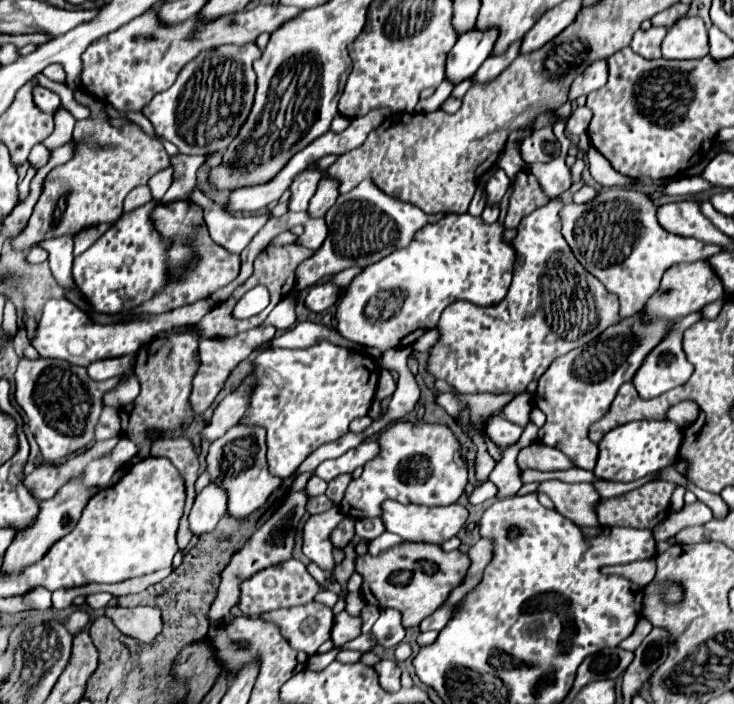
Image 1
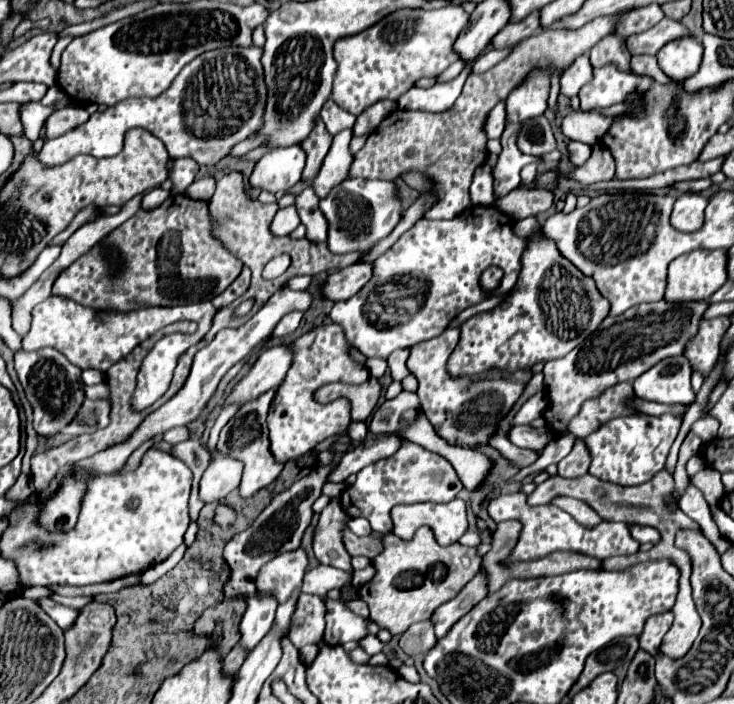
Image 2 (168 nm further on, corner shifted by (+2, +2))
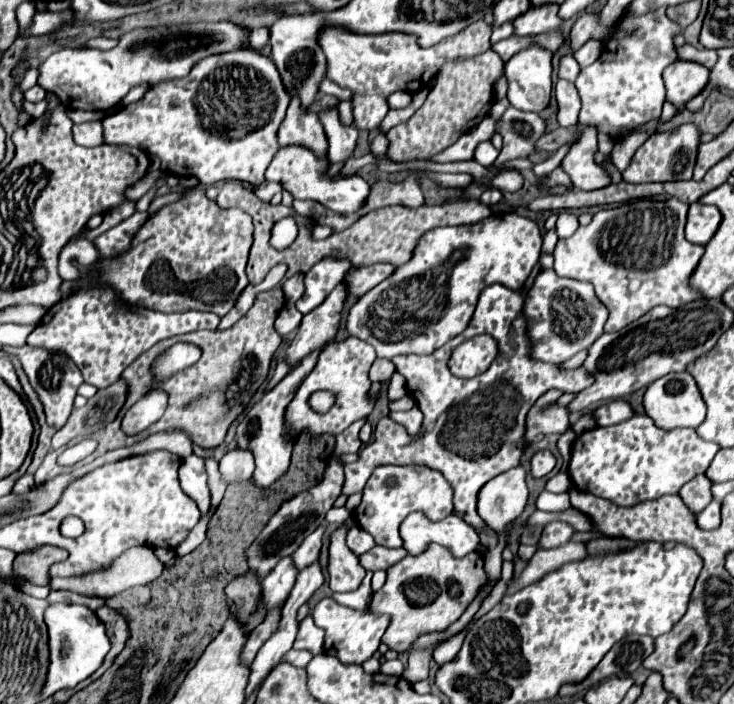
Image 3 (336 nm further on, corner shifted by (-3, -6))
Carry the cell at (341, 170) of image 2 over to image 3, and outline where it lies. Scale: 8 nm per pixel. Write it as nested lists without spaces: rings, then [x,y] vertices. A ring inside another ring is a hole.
[[[329,108],[321,112],[321,122],[329,140],[329,162],[339,164],[347,162],[353,156],[355,142],[357,142],[357,128],[355,126],[341,126],[337,110]]]

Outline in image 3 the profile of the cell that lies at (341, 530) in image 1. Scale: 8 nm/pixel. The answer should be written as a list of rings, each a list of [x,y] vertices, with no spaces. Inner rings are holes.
[[[373,546],[369,552],[359,556],[359,562],[365,570],[387,570],[389,566],[397,564],[403,556],[407,556],[405,548],[383,548],[383,546]]]

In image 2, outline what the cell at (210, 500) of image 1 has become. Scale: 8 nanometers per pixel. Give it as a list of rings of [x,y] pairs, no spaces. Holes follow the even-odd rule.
[[[216,452],[200,480],[200,498],[206,504],[222,500],[226,494],[238,488],[242,478],[242,468],[244,464],[240,460],[234,460],[232,456]]]

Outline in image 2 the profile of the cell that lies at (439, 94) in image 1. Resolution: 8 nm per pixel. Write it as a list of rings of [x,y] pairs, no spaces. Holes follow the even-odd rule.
[[[457,60],[453,64],[451,64],[438,78],[437,82],[447,82],[448,80],[452,80],[460,74],[460,72],[464,69],[465,63],[462,60]]]

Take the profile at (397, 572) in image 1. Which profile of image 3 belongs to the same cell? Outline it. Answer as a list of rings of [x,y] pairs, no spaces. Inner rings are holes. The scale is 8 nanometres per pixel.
[[[429,544],[427,550],[417,556],[407,554],[399,564],[387,570],[385,586],[377,592],[377,598],[373,594],[369,604],[371,612],[389,614],[391,618],[387,632],[383,634],[383,642],[391,650],[407,652],[419,634],[445,630],[473,602],[473,598],[485,584],[485,578],[483,556],[477,552],[455,558],[447,548]]]

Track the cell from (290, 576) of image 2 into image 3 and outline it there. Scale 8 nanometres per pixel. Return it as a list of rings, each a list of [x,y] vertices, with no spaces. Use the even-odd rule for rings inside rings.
[[[321,526],[321,528],[317,528],[311,536],[307,536],[307,540],[303,540],[303,544],[301,544],[301,546],[297,548],[297,552],[291,556],[293,566],[295,566],[297,570],[303,570],[303,568],[311,566],[311,564],[317,560],[319,550],[321,550],[323,530],[325,530],[325,528]]]

